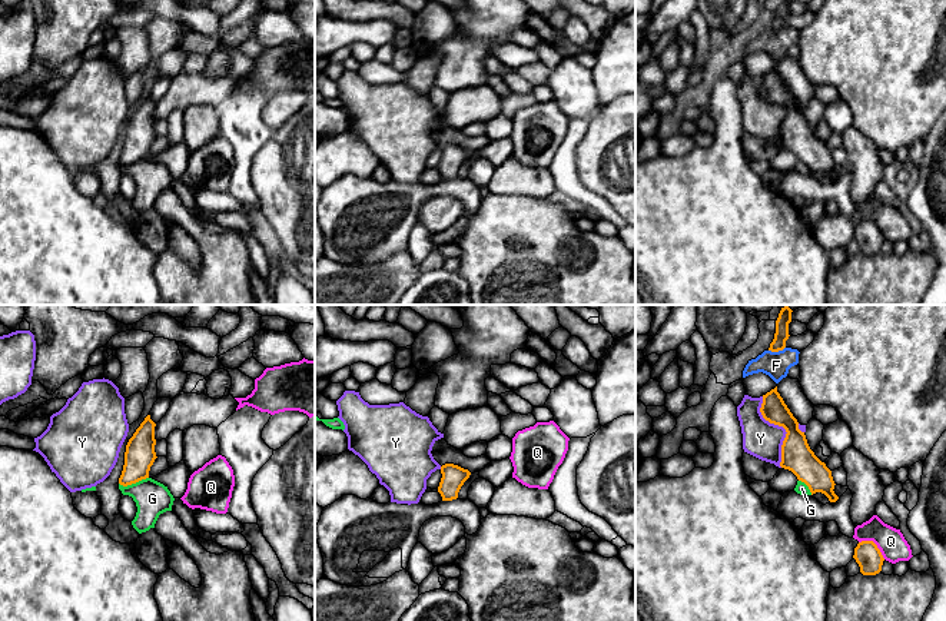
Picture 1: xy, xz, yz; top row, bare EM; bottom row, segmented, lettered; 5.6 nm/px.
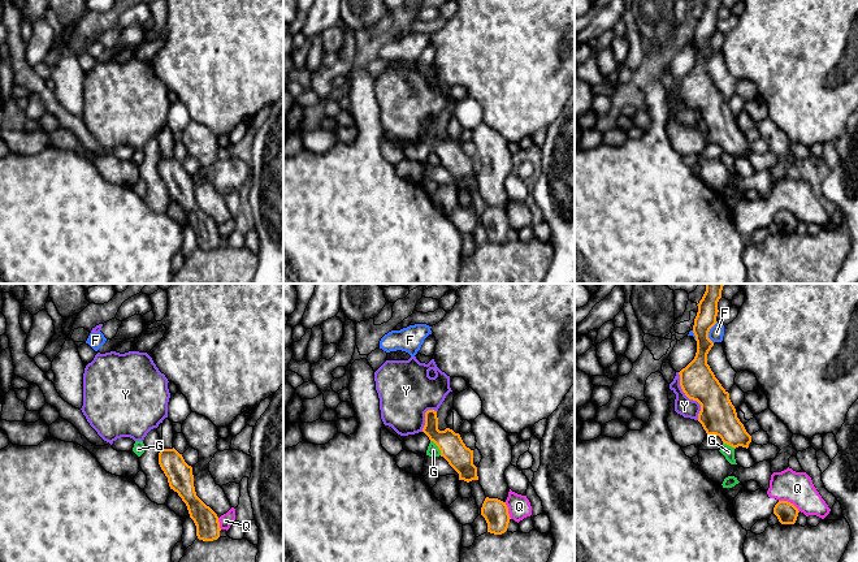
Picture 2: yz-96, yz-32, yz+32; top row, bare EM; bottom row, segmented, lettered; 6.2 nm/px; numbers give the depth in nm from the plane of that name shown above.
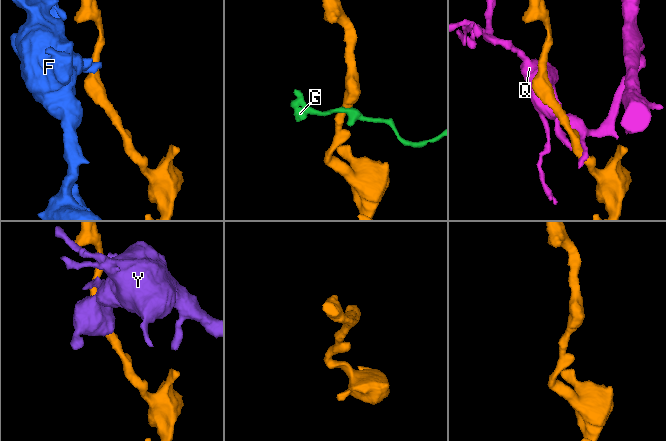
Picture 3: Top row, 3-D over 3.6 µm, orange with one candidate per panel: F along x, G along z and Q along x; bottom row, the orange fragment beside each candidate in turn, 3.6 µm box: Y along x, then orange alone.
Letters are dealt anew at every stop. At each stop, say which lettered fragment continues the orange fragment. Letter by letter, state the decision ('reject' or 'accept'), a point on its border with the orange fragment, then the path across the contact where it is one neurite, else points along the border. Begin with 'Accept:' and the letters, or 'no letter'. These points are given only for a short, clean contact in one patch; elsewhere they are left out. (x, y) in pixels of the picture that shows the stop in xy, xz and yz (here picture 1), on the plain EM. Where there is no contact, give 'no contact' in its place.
Accept: no letter
F: reject; contact yz (776, 30); border yz (784, 26), (777, 30), (769, 30)
G: reject; contact xy (133, 162); border xy (148, 156), (126, 165), (119, 163)
Q: reject; contact yz (875, 223)
Y: reject; contact yz (783, 106)

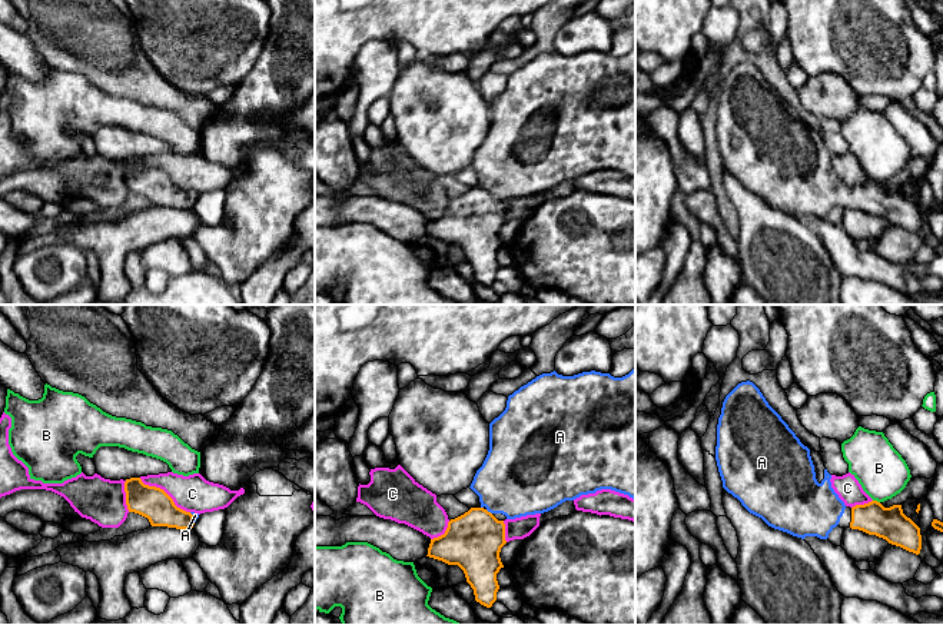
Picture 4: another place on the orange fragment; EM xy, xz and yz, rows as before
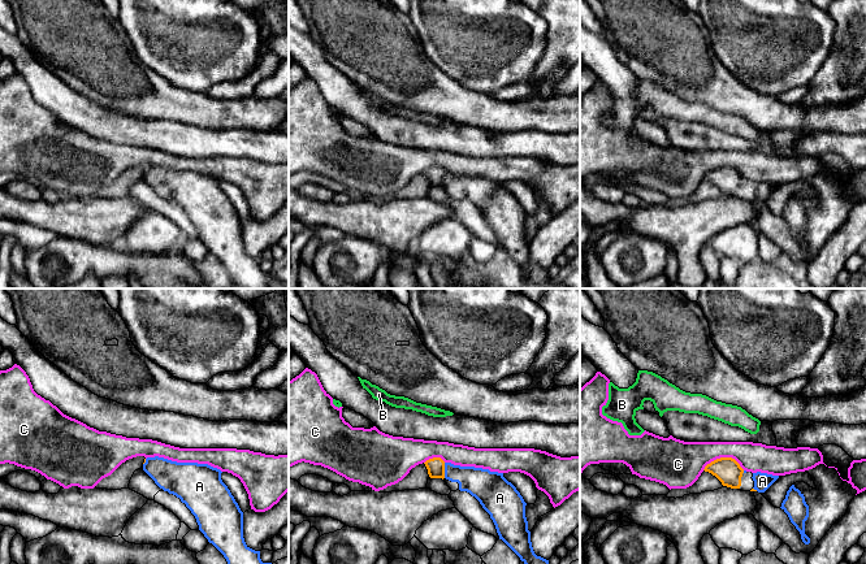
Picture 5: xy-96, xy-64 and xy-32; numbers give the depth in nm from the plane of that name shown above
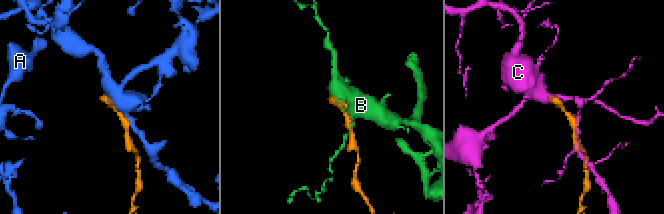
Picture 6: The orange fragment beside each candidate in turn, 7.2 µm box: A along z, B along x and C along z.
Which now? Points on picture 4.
Accept: A
A: accept; contact xz (487, 190); way xz (472, 220), (487, 190), (517, 158)
B: reject; contact yz (876, 180)
C: reject; contact xy (165, 172)

